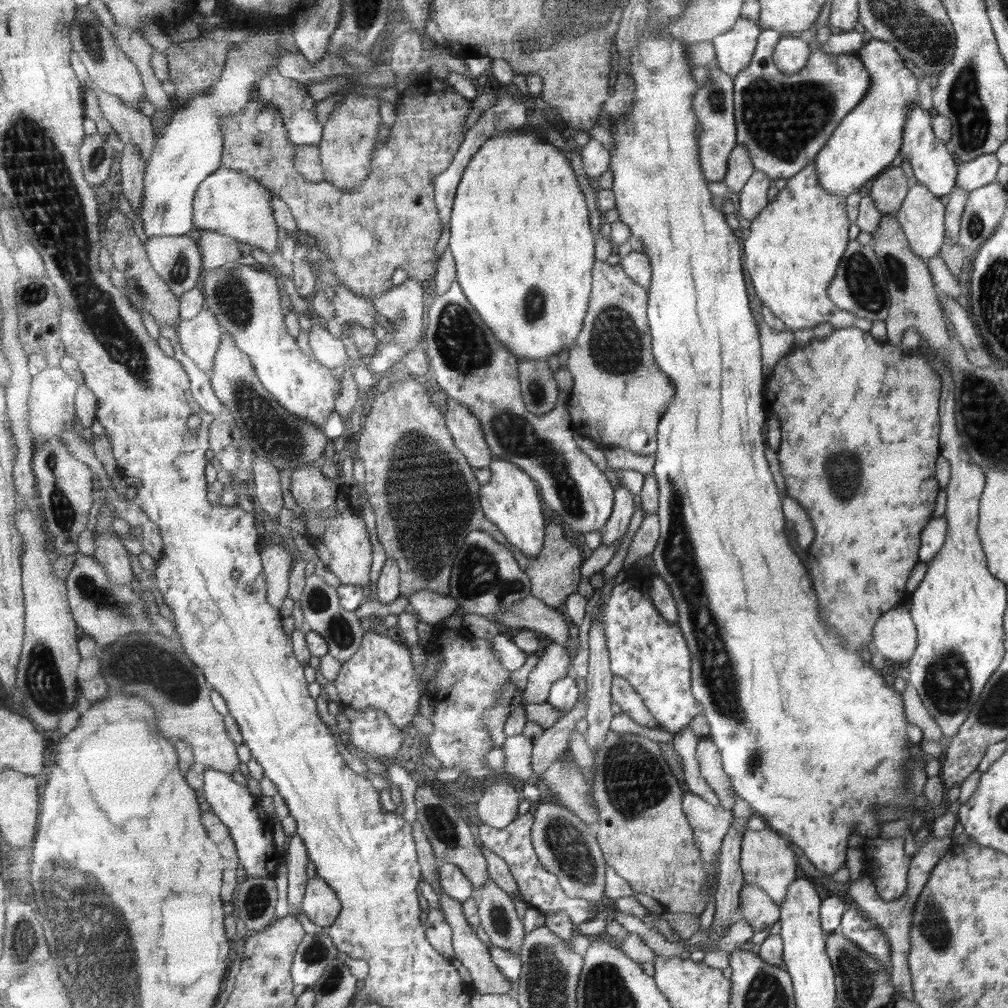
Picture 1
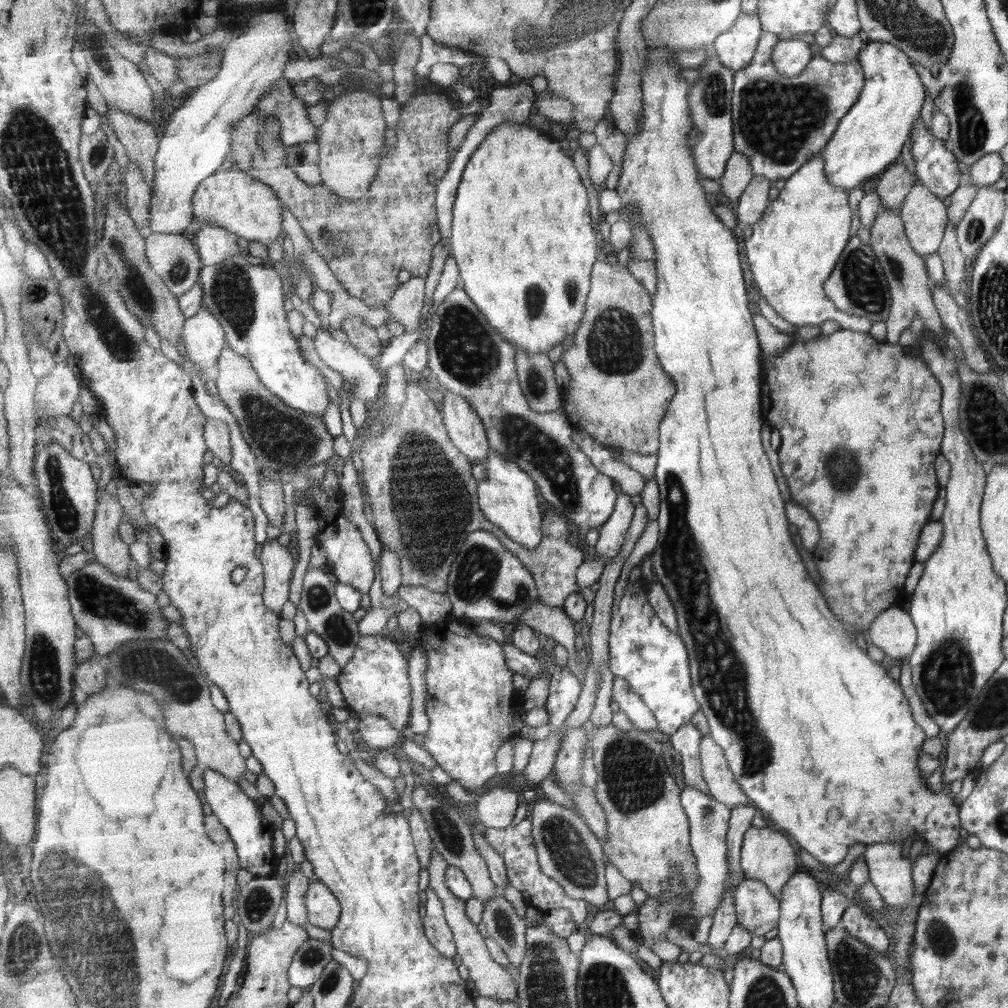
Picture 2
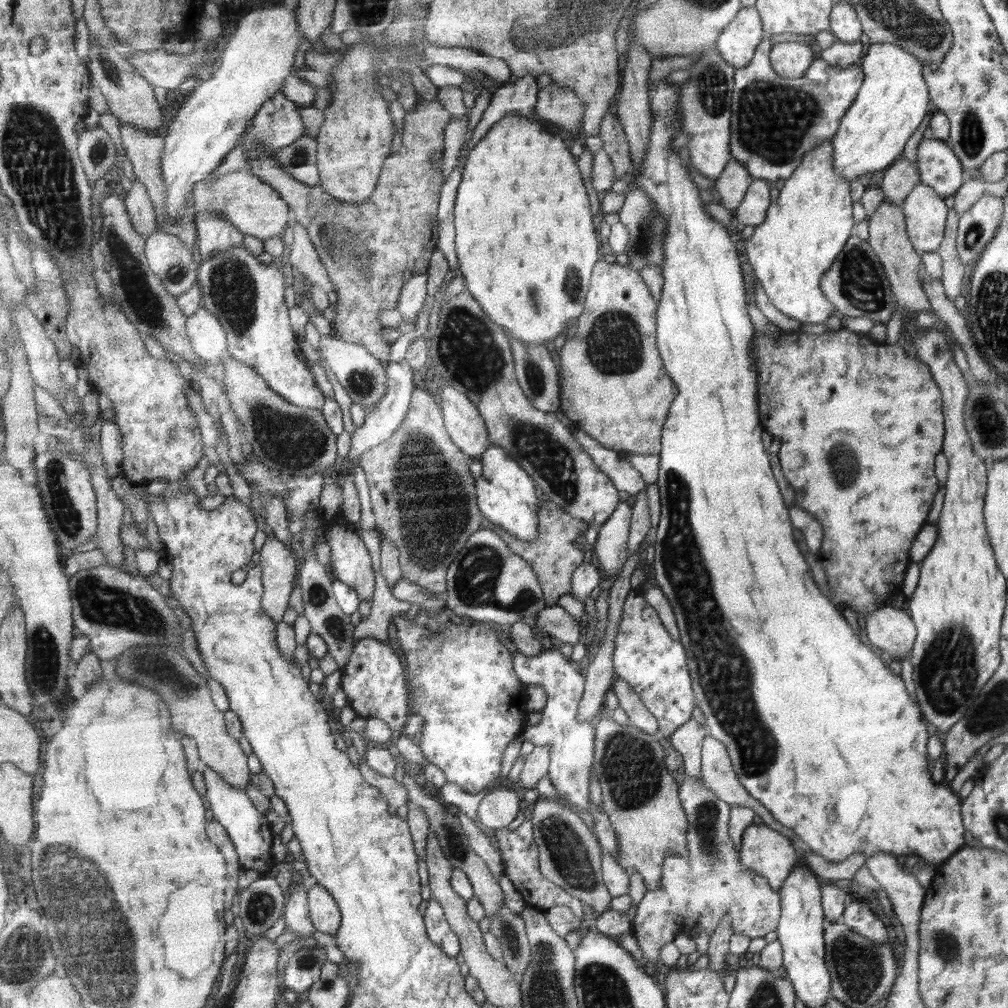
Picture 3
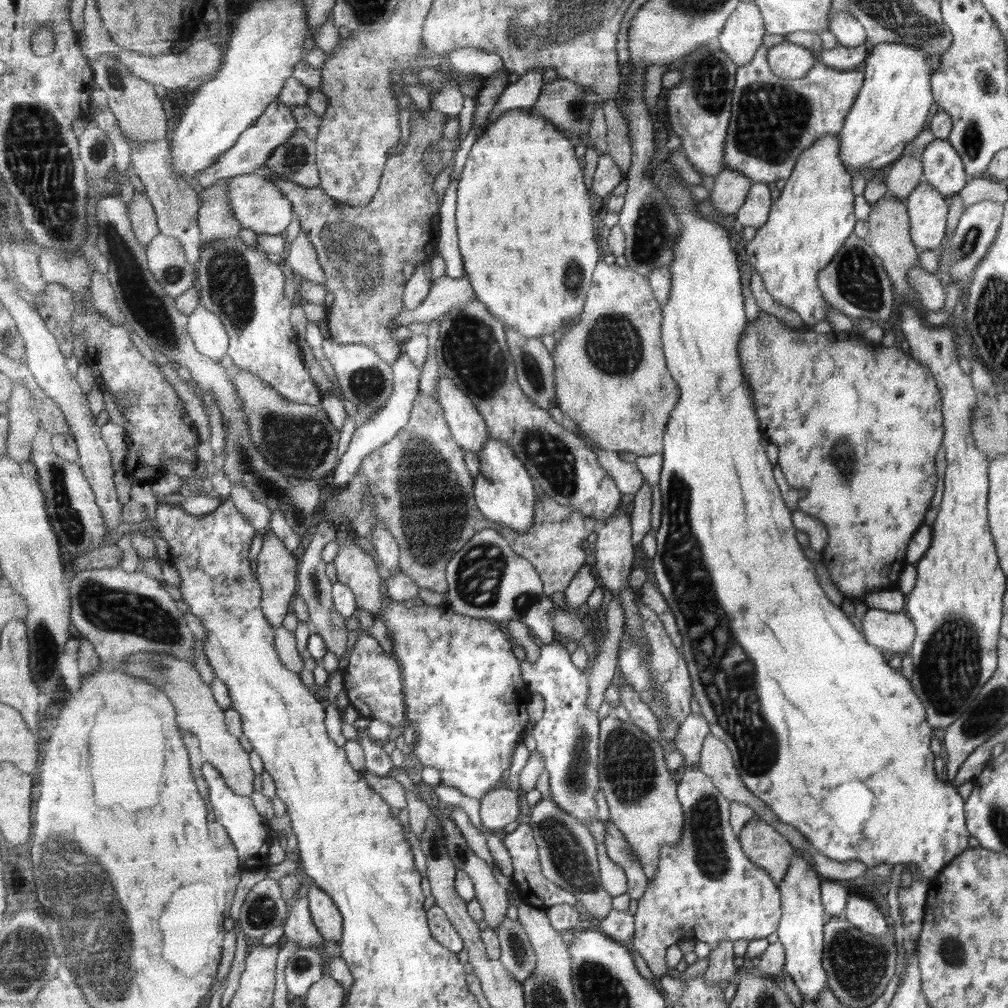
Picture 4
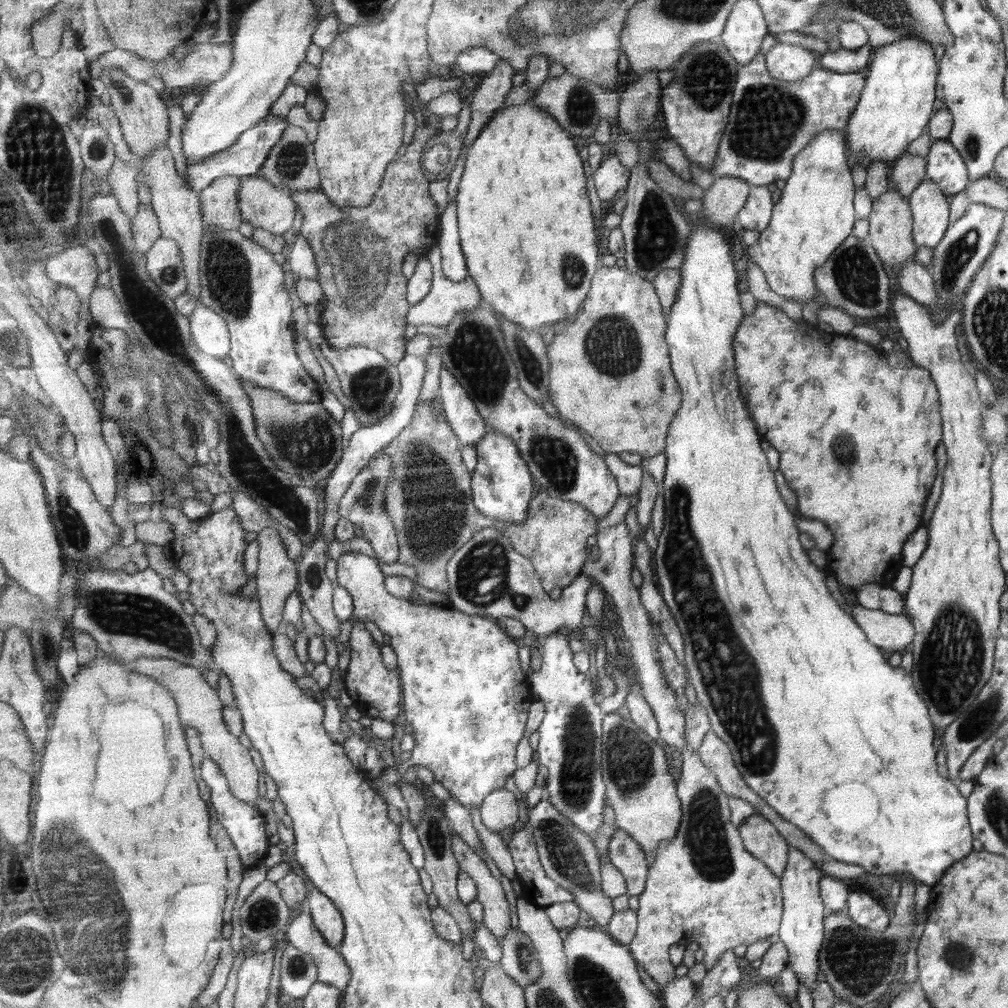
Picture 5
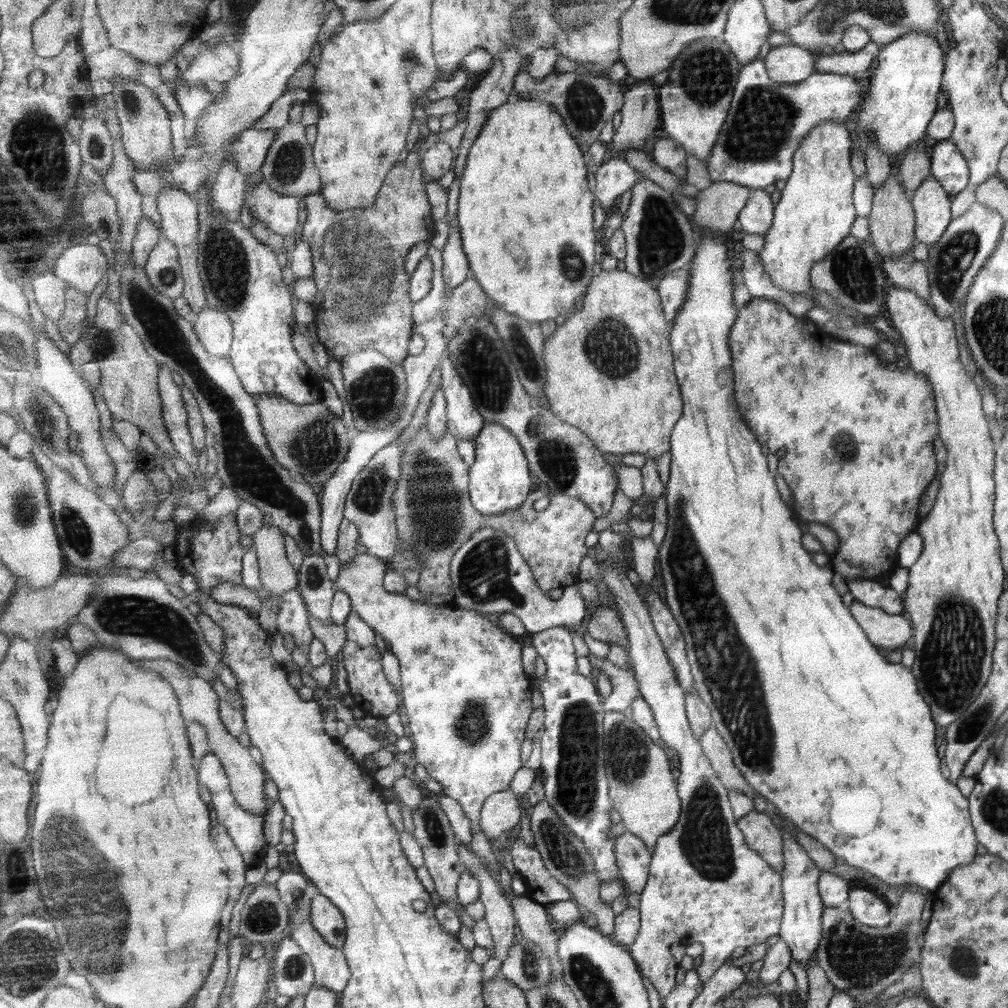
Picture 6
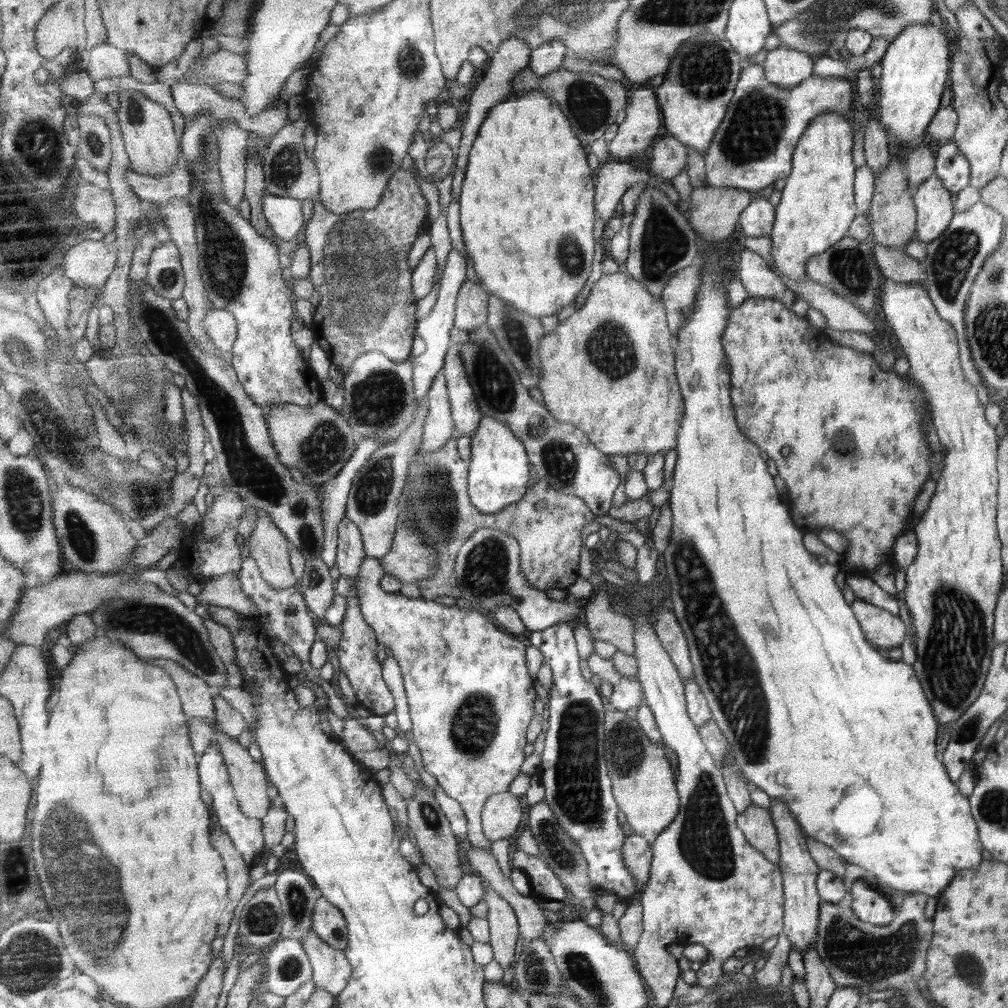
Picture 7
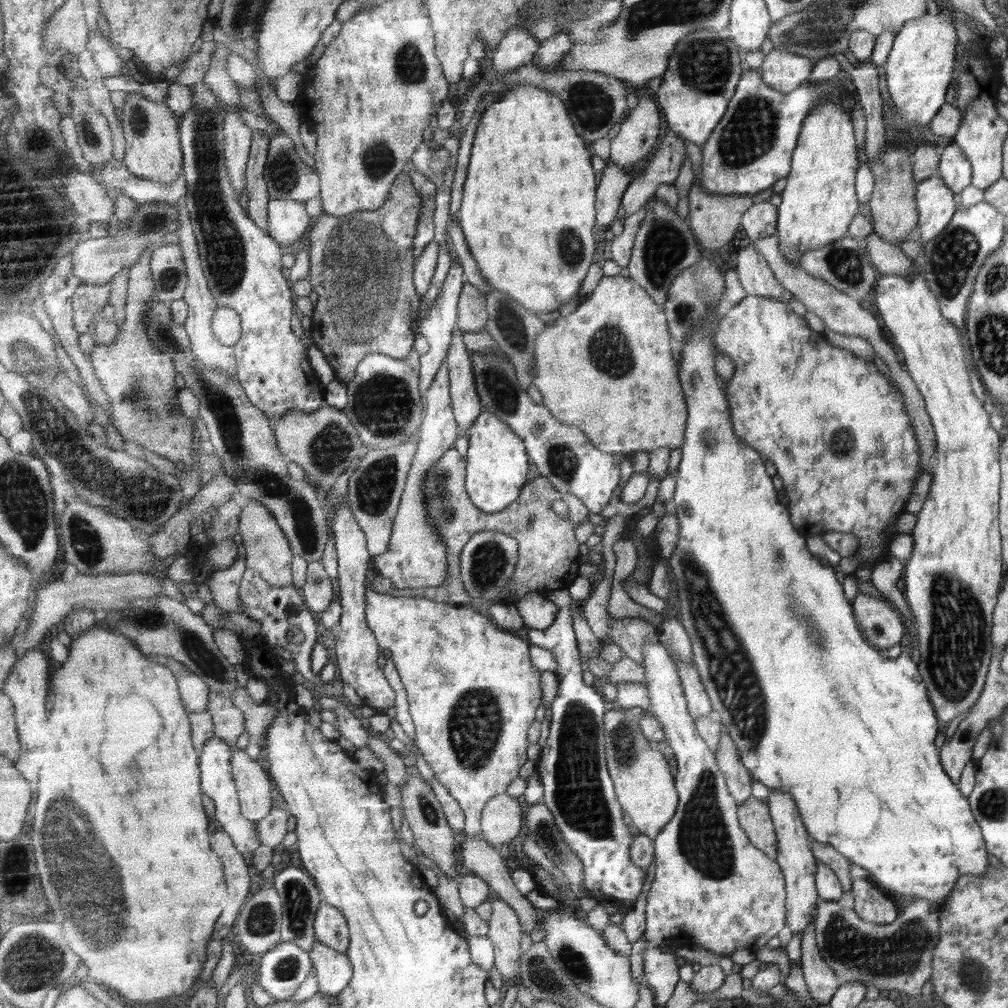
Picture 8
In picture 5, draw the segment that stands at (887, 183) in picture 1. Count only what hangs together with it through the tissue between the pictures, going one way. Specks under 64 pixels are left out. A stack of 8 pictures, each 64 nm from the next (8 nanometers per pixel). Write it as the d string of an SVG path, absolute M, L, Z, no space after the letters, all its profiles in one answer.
M903 152L903 156L893 165L889 185L907 199L911 191L926 180L925 163L923 157Z

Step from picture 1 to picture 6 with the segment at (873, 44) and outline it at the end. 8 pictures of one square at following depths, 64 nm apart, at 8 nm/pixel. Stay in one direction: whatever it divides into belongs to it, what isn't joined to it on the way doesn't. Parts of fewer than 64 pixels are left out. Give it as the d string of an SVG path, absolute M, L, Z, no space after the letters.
M909 31L896 38L893 42L881 45L877 60L877 68L875 73L868 73L865 80L866 86L861 99L861 111L859 112L859 128L865 130L867 139L862 142L873 141L879 150L891 156L891 154L899 154L905 148L917 140L920 140L925 134L926 126L933 113L936 111L936 100L939 96L939 88L942 79L944 67L943 53L939 49L933 35L928 35L925 31Z

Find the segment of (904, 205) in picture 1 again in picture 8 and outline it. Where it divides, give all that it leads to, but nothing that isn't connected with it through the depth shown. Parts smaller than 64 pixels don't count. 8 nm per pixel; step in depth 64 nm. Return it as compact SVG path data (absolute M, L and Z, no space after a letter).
M937 172L918 182L914 189L919 234L924 242L937 236L947 226L957 204Z

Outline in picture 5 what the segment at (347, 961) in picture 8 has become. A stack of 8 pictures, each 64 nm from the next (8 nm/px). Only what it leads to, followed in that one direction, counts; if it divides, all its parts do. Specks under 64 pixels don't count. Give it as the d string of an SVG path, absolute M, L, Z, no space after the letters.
M307 901L301 905L298 912L293 913L291 923L287 930L287 942L293 943L299 950L312 954L315 964L318 966L318 981L330 983L331 986L337 986L339 990L344 991L352 979L352 970L346 963L341 951L332 947L322 935L322 932L317 929L314 924L313 916Z

